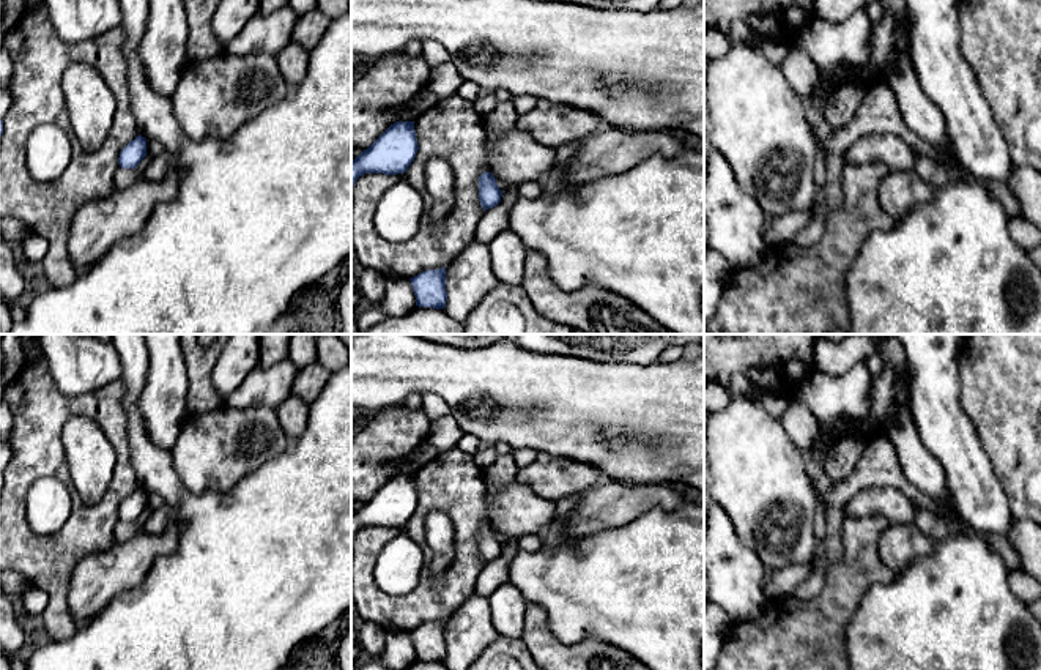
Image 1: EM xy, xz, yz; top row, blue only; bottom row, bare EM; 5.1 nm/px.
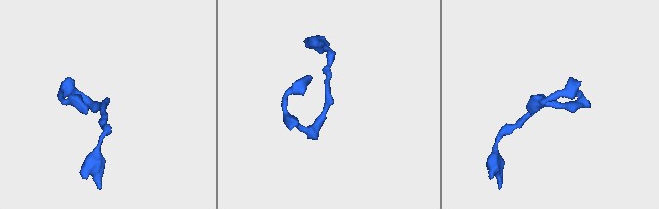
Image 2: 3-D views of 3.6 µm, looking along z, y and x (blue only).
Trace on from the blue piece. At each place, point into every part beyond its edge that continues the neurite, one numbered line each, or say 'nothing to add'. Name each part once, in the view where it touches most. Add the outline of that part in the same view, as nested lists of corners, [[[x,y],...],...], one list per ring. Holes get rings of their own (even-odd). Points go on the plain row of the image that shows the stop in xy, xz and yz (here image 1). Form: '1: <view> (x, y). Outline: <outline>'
nothing to add

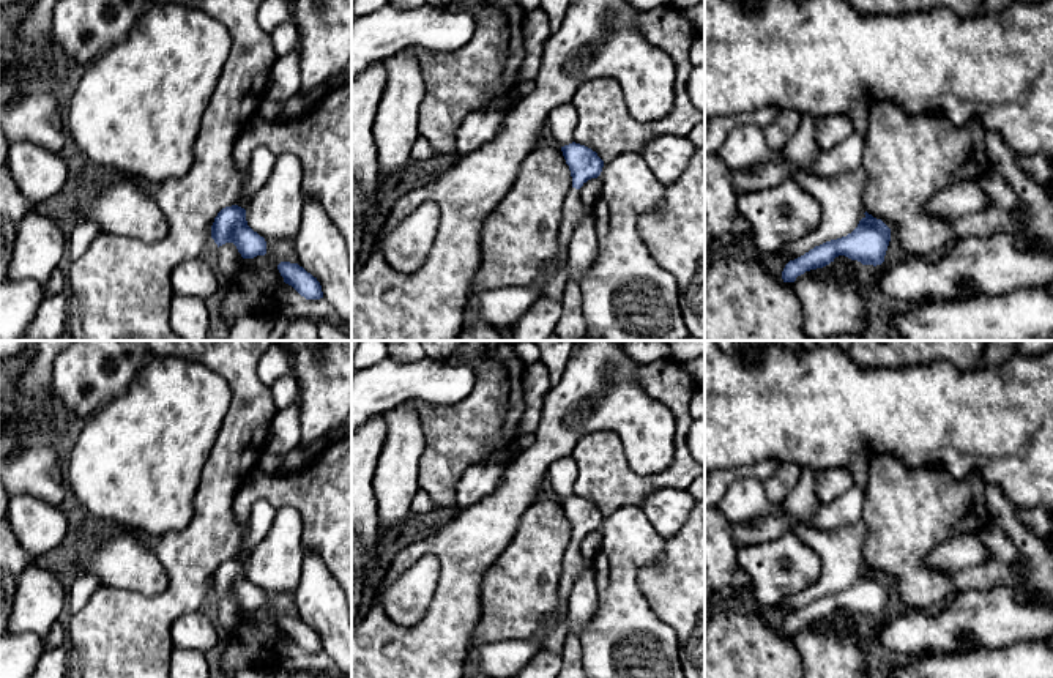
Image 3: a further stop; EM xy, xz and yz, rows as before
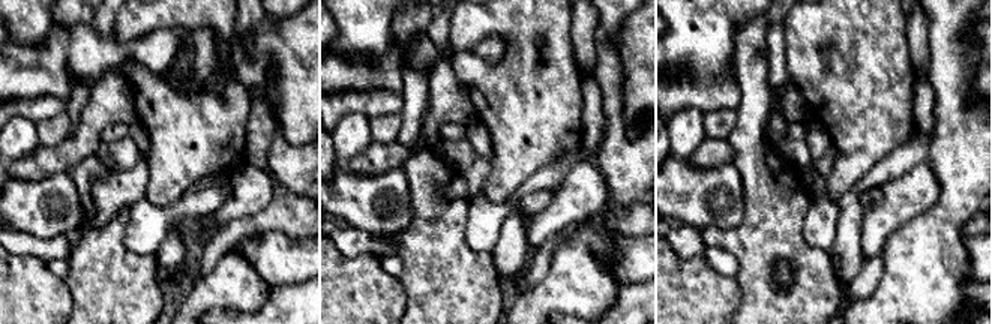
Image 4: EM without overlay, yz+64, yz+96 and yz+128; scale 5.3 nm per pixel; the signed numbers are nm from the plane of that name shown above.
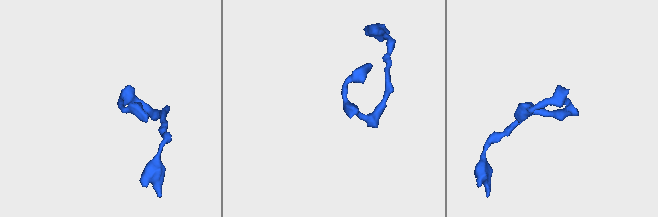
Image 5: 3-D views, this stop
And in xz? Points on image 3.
1: xz (574, 563). Outline: [[[571,541],[564,552],[560,585],[558,585],[558,596],[560,596],[561,607],[567,607],[569,594],[577,579],[588,568],[588,564],[590,561],[580,552],[580,544],[575,541]]]

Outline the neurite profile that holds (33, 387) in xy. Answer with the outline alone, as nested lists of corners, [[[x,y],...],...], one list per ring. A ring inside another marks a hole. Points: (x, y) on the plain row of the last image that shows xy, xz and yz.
[[[36,341],[33,358],[17,382],[20,402],[27,408],[44,404],[50,396],[54,363],[71,342],[73,341]]]

